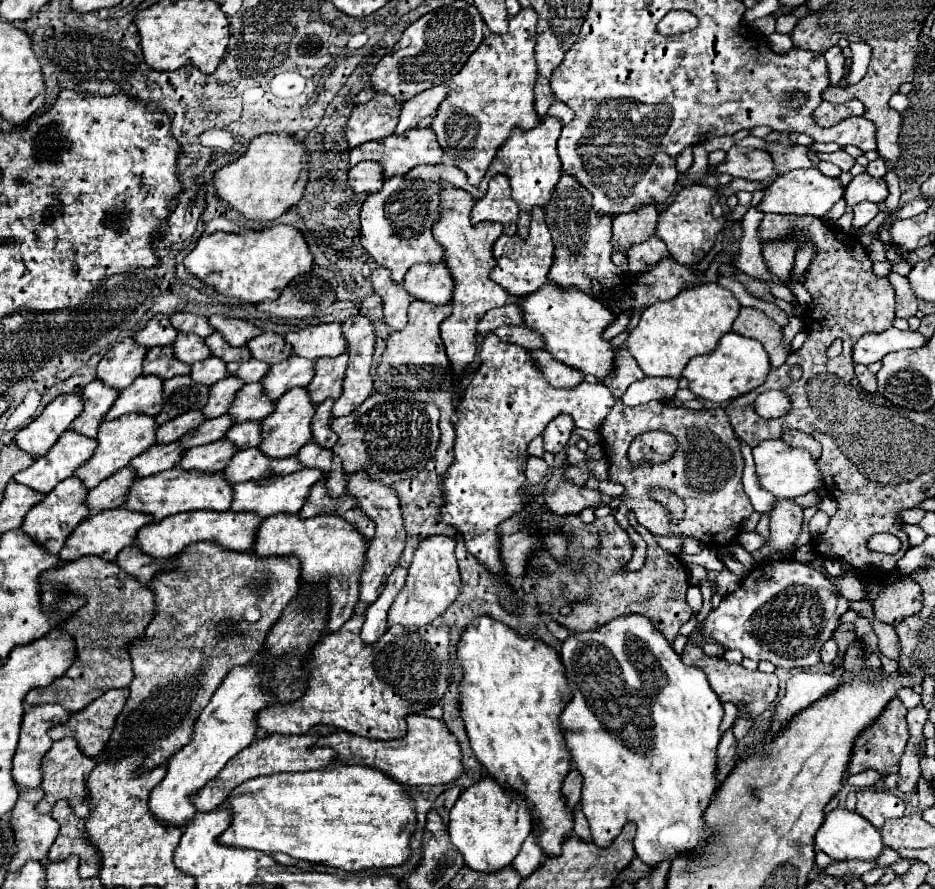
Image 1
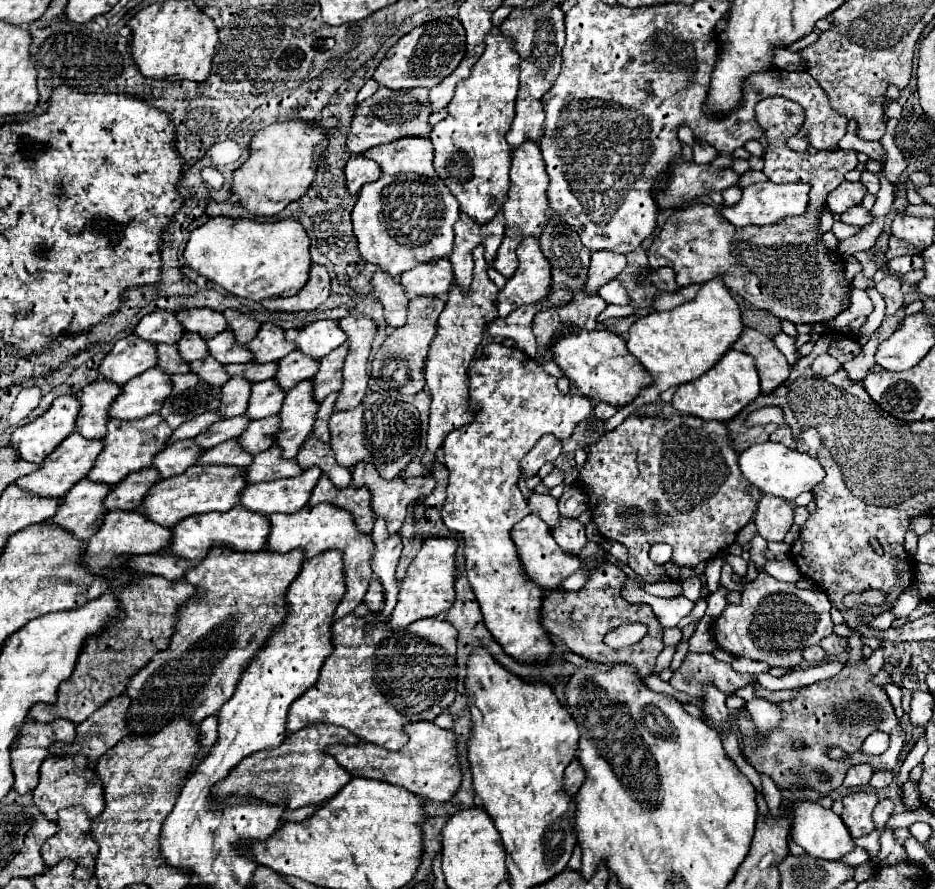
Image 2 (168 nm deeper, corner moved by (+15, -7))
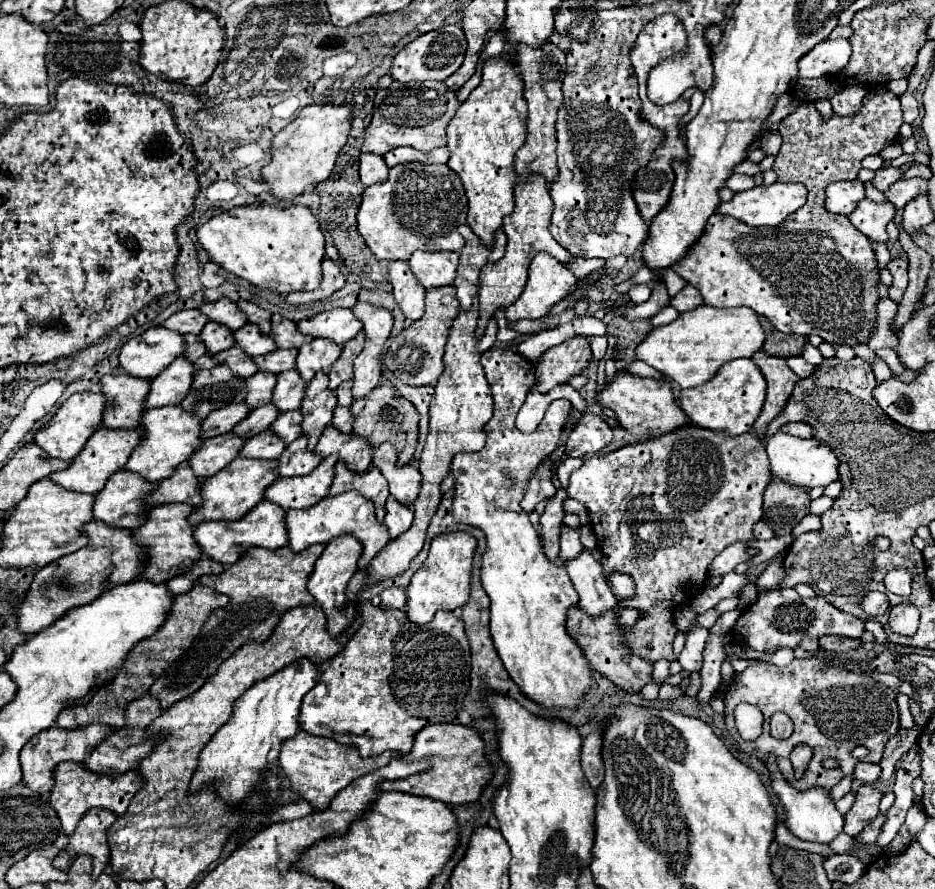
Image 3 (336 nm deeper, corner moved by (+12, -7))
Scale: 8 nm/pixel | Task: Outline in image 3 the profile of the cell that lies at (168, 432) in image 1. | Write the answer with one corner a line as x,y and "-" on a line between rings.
232,404
232,406
222,406
214,412
210,412
210,416
202,422
202,436
204,438
212,438
218,434
226,434
230,432
252,408
246,404

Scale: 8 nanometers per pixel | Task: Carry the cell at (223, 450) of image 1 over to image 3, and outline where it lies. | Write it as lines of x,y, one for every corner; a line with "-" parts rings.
264,430
248,440
244,440
244,446
240,448
238,456
242,458
258,458
258,460
276,460
280,456
280,450
284,450
284,442
276,438
270,430

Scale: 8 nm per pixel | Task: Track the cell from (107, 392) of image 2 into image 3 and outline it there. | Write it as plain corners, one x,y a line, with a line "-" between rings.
106,374
100,378
100,386
106,398
102,426
112,430
136,428
140,414
144,414
142,402
148,392
148,380
128,374

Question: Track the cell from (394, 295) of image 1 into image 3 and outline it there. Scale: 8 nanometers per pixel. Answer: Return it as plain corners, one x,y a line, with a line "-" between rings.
390,262
388,274
390,274
388,282
394,288
394,300
400,306
400,310
404,312
404,316
412,322
422,318
426,290
412,276
408,262

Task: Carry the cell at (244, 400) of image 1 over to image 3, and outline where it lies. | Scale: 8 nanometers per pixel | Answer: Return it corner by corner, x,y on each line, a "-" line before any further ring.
286,370
286,372
280,372
276,380
278,382
272,392
272,404
280,412
298,410
304,398
304,386
306,386
304,382
300,382
300,374
296,374
296,370

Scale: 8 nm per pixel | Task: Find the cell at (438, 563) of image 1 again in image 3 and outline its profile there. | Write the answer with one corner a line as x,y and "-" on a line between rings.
468,532
440,534
432,540
426,562
412,576
410,586
406,588
408,596
406,616
410,622
414,624
430,622
438,610
454,610
458,606
464,606
464,602
468,602
474,548
476,548
476,538

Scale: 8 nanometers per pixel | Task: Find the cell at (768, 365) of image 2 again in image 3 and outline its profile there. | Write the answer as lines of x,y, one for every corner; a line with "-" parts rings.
758,350
752,356
752,360
762,370
764,378
768,382
764,408
762,408
760,416
756,418
756,422
754,422
754,432
760,436
760,430
764,430
764,426
772,418
776,418
776,414
780,412
780,406
784,406
784,402
788,400
788,394
792,394
792,386
796,384
798,376
786,366
784,358
770,356
764,350

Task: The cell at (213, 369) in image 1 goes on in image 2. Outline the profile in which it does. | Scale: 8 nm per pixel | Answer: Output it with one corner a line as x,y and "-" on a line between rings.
211,356
191,362
191,372
195,372
199,378
203,378
211,386
223,386
231,378
225,372
225,366
221,362
217,362
217,360
213,360

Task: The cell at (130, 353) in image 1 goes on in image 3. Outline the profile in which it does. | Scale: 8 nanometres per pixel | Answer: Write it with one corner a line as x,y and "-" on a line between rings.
162,326
148,328
124,342
118,366
122,372
138,378
152,378
160,374
174,358
182,356
184,338

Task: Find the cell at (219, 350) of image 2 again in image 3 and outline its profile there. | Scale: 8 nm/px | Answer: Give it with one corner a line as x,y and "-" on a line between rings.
244,324
240,330
236,330
234,340
236,340
236,346
240,346
248,356
260,356
276,350
276,344
272,342
272,338
260,334
260,330
256,330
256,326
252,324

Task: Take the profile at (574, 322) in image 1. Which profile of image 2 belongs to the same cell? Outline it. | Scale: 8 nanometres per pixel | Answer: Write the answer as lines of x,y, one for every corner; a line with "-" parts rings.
581,330
563,332
553,344
553,360
563,368
569,380
573,380
583,396
595,402
607,402
613,406
631,404
645,386
653,384
649,372
633,358
625,346
625,340
609,330

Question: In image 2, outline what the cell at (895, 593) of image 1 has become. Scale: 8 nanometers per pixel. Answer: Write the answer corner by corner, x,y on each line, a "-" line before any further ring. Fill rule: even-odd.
853,632
853,636
849,638
849,646
851,646
849,664
837,676
815,682
811,686
803,686
791,700
777,702
777,706
783,712
783,720
763,740
757,740
757,728
753,726
753,720
749,718
747,710
741,710
735,716
735,726
743,736
745,760
757,772
771,776
773,782
783,790
811,788
821,796
827,796
843,784
845,772
853,764
867,762
873,766
873,770
893,770
893,766
899,762
899,754
905,744
905,734
899,726
899,718
895,716
889,696
881,686
873,684
873,676
885,664
883,648
875,650
869,658
861,662
863,644
859,632
-
875,730
889,734
889,748
879,756
871,756
861,750
863,740
-
795,740
803,740
807,746
803,750
793,750
791,744
-
829,746
839,746
841,750
845,750
847,760
831,760
825,754
-
823,772
831,774
831,780
823,782
821,780

